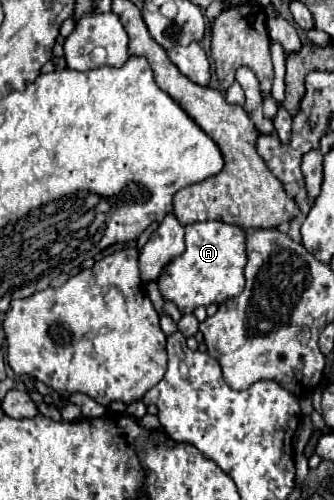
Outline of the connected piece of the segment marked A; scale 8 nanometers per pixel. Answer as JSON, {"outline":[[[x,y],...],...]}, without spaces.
{"outline":[[[221,220],[193,222],[185,226],[185,246],[187,250],[171,260],[163,270],[159,282],[159,292],[165,300],[177,304],[183,314],[191,314],[199,306],[223,304],[229,298],[239,296],[245,286],[243,268],[247,264],[245,252],[245,230],[237,224],[227,224]]]}

